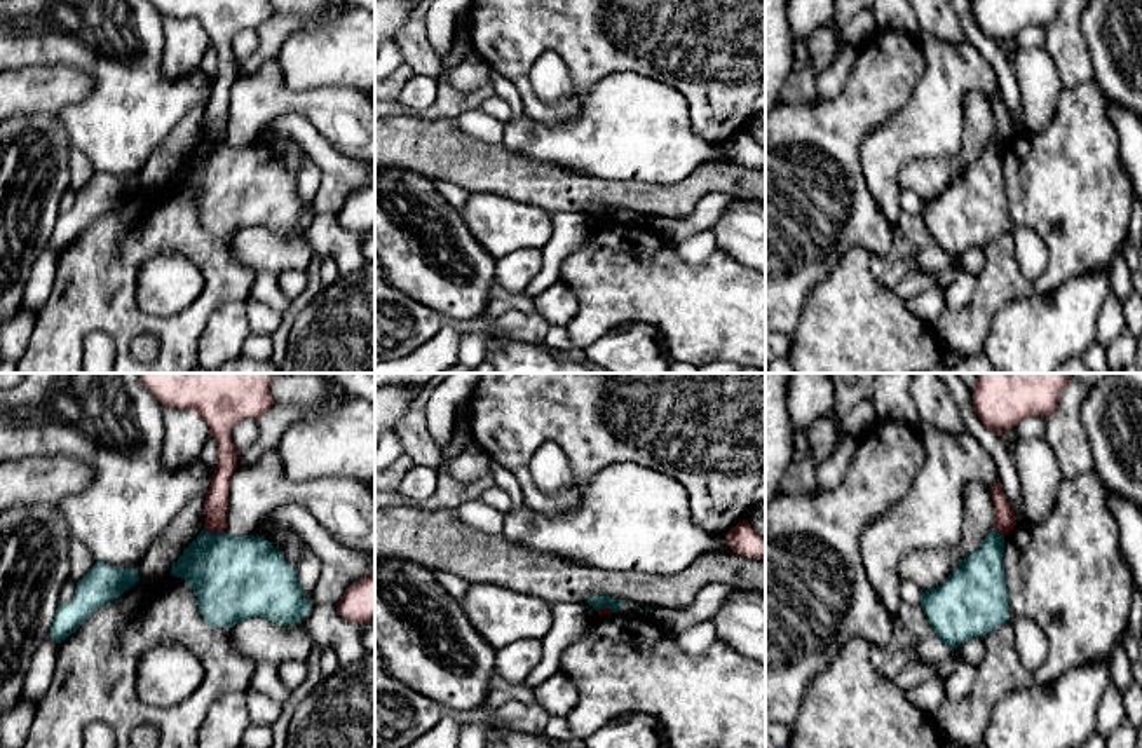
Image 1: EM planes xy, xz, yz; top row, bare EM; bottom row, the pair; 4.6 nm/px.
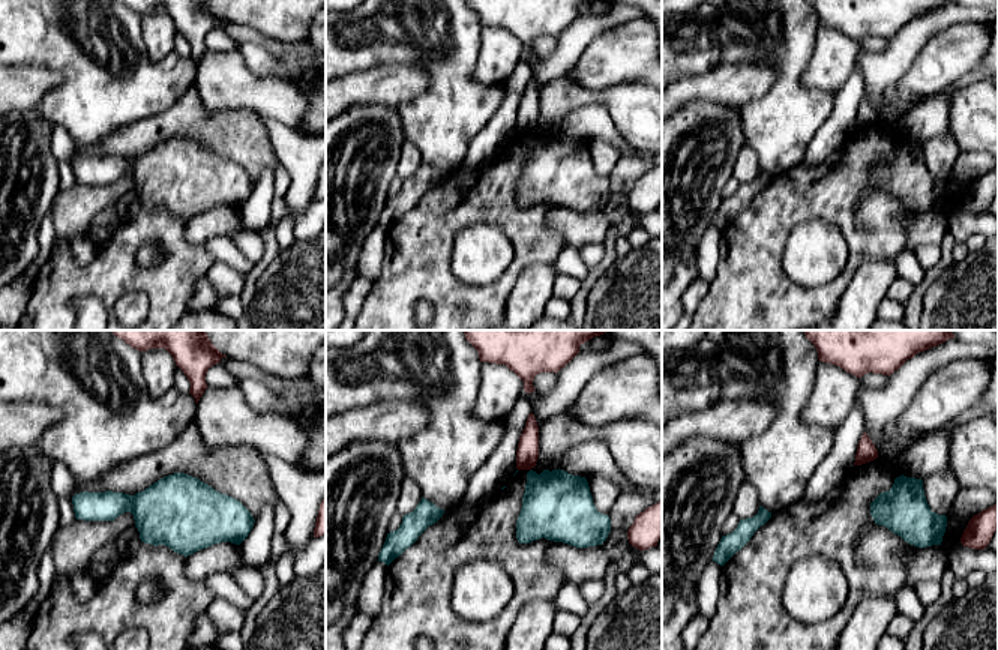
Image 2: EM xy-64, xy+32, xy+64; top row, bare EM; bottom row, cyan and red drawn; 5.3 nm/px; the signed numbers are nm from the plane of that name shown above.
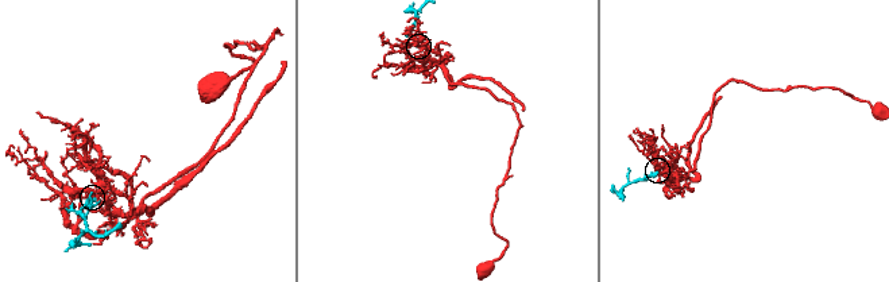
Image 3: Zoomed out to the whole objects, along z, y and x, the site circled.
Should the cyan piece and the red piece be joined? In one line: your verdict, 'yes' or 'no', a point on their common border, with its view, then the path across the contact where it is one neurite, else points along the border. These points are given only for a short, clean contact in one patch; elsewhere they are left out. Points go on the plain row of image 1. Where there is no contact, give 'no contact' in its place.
no; meets cyan in xy at (215, 143); border along xy (204, 138), (224, 142)

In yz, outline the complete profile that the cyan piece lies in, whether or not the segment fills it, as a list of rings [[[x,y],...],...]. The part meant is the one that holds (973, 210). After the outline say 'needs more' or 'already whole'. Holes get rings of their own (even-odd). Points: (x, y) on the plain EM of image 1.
[[[992,139],[940,195],[922,202],[921,216],[945,256],[985,246],[1008,228],[1003,166],[1004,145]]]; already whole

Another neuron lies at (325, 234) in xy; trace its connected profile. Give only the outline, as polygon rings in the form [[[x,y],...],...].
[[[314,213],[305,228],[305,239],[312,251],[323,256],[331,255],[340,277],[357,272],[366,263],[361,246],[371,234],[373,230],[352,232],[338,223],[336,214],[330,213]]]

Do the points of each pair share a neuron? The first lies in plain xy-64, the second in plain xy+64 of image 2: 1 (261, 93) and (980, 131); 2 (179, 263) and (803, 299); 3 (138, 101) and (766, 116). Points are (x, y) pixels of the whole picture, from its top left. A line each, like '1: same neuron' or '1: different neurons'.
1: same neuron
2: same neuron
3: same neuron

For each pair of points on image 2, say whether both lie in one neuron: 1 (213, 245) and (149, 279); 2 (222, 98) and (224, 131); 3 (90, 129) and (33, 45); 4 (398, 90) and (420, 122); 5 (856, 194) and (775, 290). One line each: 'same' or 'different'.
1: different
2: different
3: same
4: different
5: same

